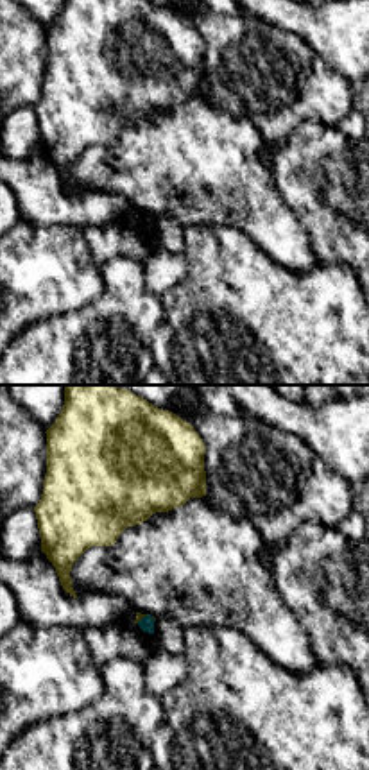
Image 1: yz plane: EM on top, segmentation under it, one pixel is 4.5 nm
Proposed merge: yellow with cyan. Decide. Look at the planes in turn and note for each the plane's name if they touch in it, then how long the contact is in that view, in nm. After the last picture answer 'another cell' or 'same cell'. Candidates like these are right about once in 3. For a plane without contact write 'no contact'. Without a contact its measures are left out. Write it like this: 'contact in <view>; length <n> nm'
contact in yz; length 70 nm

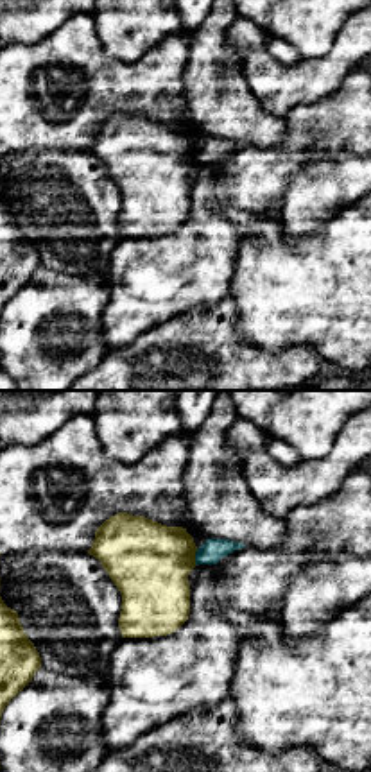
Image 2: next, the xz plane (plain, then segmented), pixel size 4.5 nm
contact in xz; length 80 nm

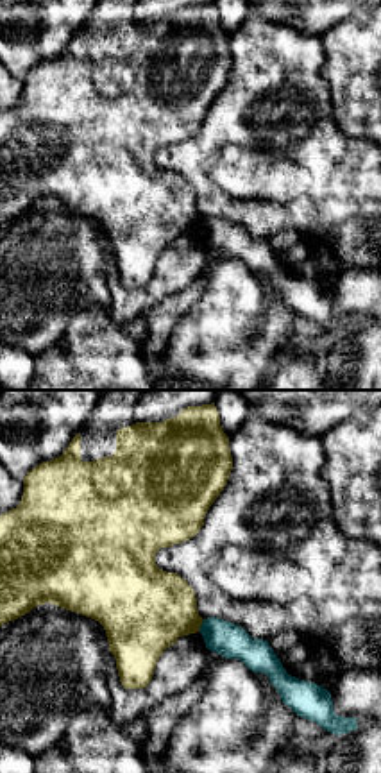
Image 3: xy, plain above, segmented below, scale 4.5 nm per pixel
contact in xy; length 60 nm

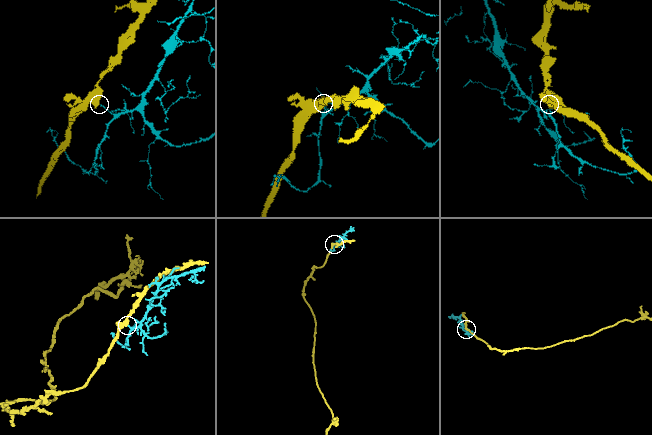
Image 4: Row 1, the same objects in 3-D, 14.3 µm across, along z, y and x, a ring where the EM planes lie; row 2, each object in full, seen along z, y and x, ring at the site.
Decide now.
another cell

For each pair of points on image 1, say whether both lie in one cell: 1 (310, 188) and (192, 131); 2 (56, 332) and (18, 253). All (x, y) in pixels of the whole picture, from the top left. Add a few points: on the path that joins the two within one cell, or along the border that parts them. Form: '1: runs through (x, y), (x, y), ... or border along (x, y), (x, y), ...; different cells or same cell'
1: border along (266, 144), (266, 163), (283, 201), (291, 208); different cells
2: border along (88, 303), (42, 317), (18, 335); different cells

